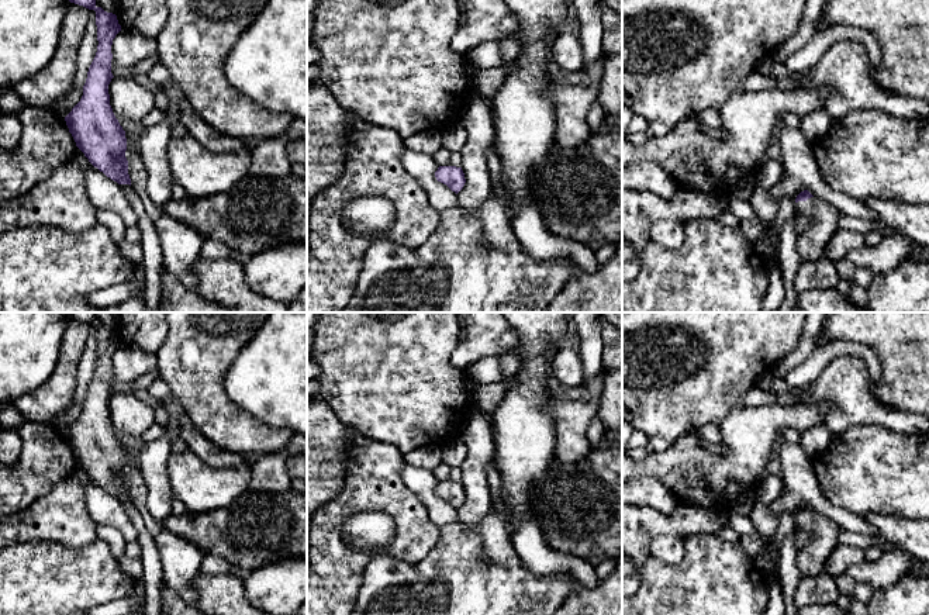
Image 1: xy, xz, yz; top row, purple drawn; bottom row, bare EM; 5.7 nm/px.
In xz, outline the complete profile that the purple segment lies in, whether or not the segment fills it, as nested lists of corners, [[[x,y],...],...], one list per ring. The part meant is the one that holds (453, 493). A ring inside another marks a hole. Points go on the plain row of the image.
[[[439,481],[435,487],[438,497],[446,500],[456,509],[463,504],[466,494],[462,483]]]

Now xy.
[[[69,312],[96,326],[97,367],[89,383],[80,417],[65,432],[76,462],[89,477],[118,500],[129,500],[125,446],[110,421],[111,360],[121,346],[117,331],[96,321],[96,312]]]

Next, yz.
[[[808,505],[801,507],[797,514],[797,531],[808,532],[811,542],[797,550],[797,567],[801,577],[823,574],[823,569],[832,552],[838,547],[840,526],[829,518],[812,511]]]

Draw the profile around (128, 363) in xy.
[[[121,345],[111,360],[113,391],[129,388],[139,377],[158,370],[158,357],[144,349]]]

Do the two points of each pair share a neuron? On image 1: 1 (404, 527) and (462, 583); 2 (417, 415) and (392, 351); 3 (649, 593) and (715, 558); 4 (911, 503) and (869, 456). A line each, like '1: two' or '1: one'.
1: two
2: one
3: one
4: one

